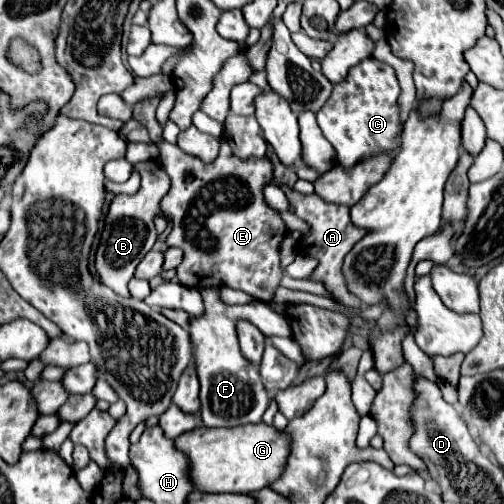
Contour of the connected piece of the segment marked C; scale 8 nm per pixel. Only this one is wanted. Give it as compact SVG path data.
M369 57L355 65L351 73L335 85L331 101L317 113L317 123L325 139L333 145L337 165L351 169L367 157L387 153L391 163L395 161L401 149L401 117L399 117L399 99L401 87L395 75L395 69L375 57Z

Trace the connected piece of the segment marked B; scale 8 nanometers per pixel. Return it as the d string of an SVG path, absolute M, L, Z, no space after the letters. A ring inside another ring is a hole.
M153 159L135 163L133 171L137 171L141 175L141 187L135 195L125 195L125 193L115 195L115 199L111 201L109 211L105 215L105 225L99 235L99 245L95 251L95 277L103 285L107 285L115 293L119 293L121 297L129 297L127 283L135 275L135 267L139 265L139 261L151 251L151 247L157 239L155 223L153 223L155 217L163 217L163 219L167 219L167 223L171 223L171 217L167 213L163 213L161 205L159 205L161 199L171 189L171 181L169 181L167 173L163 173L163 177L161 177L161 167L157 167L157 161L153 161Z

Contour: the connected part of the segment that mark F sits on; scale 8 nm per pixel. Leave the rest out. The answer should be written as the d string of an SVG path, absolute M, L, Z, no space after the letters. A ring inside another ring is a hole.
M203 289L201 291L203 301L205 301L205 313L201 317L191 319L191 341L195 343L195 365L199 373L199 383L201 383L201 419L205 427L237 427L237 425L247 425L247 423L259 423L267 405L269 405L269 395L263 387L261 381L257 381L257 373L251 373L251 367L247 367L247 359L243 357L239 343L237 343L237 333L235 333L235 321L247 319L264 332L266 337L279 336L293 339L291 325L287 319L279 313L275 313L271 307L260 301L251 301L247 305L225 305L219 299L219 289Z

